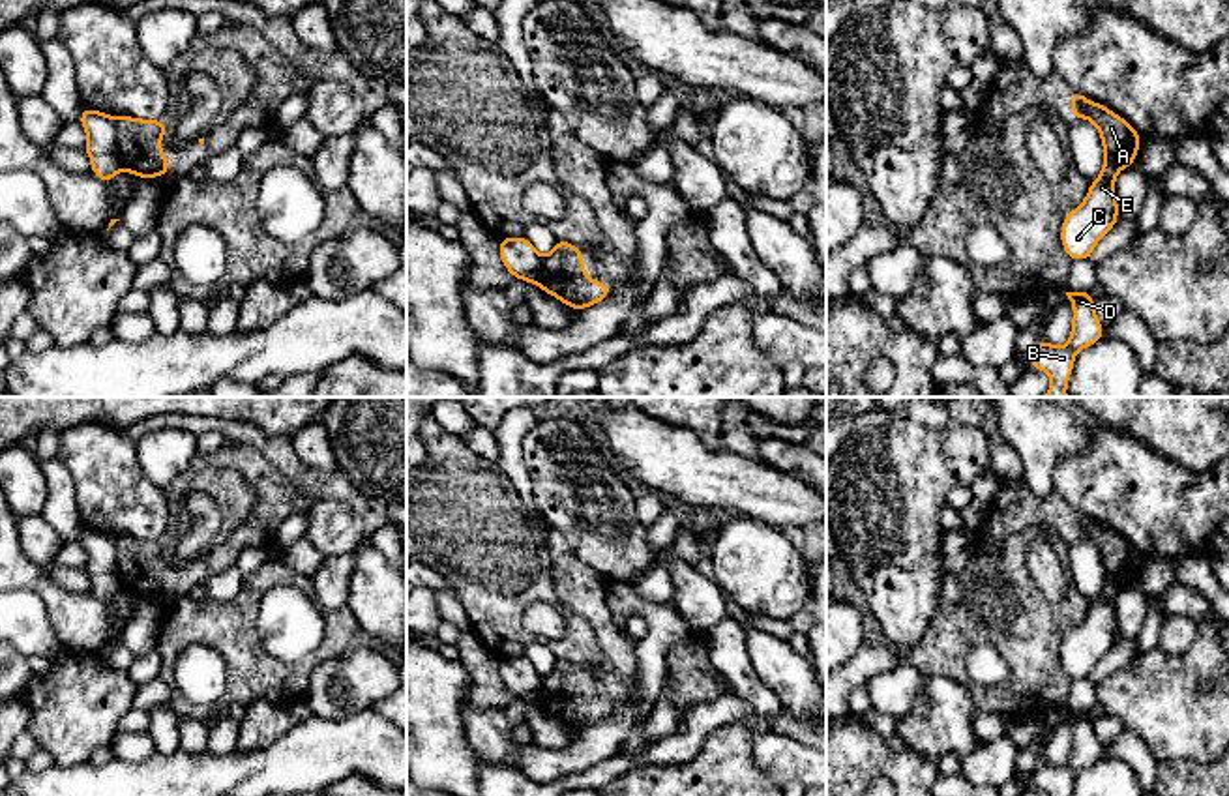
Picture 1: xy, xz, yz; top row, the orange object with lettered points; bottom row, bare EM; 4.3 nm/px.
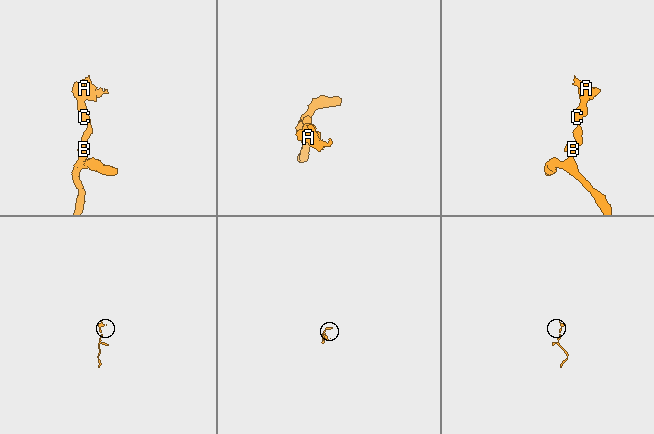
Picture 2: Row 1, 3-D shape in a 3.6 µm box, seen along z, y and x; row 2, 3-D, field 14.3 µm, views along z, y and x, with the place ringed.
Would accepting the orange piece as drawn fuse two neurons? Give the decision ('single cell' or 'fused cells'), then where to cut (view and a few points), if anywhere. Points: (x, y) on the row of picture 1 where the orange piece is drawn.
fused cells; cut xy (115, 118), (117, 150), (124, 169)

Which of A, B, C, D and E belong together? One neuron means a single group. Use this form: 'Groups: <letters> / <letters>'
Groups: A / B C D E

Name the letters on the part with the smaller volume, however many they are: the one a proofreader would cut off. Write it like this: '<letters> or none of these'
A

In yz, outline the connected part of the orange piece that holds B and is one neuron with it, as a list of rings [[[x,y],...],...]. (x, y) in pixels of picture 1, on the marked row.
[[[1088,290],[1066,292],[1074,307],[1072,333],[1064,346],[1049,345],[1042,339],[1030,354],[1030,367],[1051,376],[1049,391],[1044,397],[1068,397],[1066,386],[1072,376],[1075,354],[1092,346],[1103,337],[1103,326],[1096,317],[1096,302]]]

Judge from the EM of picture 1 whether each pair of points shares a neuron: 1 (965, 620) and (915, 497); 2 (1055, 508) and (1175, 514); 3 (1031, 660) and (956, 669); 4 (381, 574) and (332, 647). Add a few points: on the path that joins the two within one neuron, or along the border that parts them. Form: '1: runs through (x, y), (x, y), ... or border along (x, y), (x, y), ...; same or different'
1: border along (947, 574), (941, 581), (941, 604), (932, 615); different
2: border along (1055, 489), (1080, 512); different
3: runs through (1016, 680), (1001, 695), (982, 695), (977, 690); same
4: border along (347, 607), (364, 637); different

